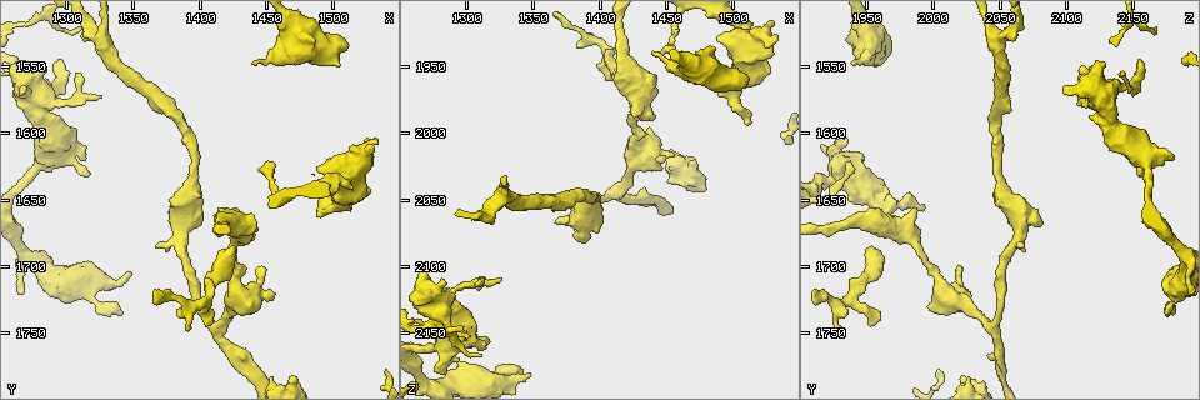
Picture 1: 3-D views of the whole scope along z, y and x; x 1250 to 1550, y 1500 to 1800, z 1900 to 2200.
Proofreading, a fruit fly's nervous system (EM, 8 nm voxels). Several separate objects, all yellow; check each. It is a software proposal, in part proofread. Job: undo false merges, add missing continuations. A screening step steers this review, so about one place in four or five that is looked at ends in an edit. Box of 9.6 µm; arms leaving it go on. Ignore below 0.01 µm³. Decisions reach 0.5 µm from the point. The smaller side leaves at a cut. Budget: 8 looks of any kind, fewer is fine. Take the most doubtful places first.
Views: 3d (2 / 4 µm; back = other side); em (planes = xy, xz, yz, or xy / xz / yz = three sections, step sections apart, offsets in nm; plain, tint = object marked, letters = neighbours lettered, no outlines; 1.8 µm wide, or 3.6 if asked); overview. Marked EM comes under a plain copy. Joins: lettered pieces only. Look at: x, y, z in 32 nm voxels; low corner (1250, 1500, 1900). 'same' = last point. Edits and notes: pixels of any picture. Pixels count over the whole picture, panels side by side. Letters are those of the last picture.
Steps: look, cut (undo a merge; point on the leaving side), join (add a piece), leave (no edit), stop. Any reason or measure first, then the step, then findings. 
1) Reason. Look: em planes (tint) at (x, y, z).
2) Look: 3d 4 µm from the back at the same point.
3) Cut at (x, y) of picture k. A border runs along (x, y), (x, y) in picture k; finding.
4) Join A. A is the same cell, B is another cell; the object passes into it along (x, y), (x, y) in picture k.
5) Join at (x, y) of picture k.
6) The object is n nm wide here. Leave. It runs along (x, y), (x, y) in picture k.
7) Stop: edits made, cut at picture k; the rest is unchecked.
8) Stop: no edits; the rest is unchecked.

Look: em xz step 16 (tint) at (1500, 1652, 1964).

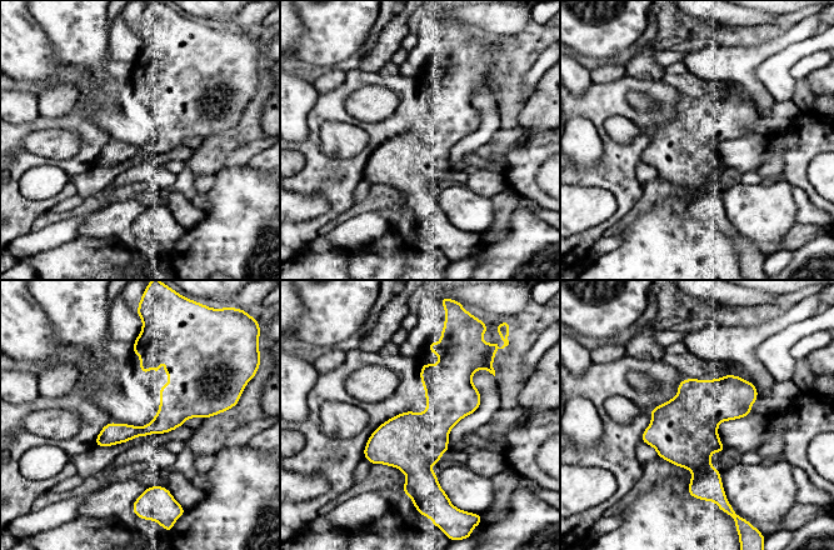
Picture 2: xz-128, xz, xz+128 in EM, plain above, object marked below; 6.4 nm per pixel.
Look: em planes (letters) at the same point.

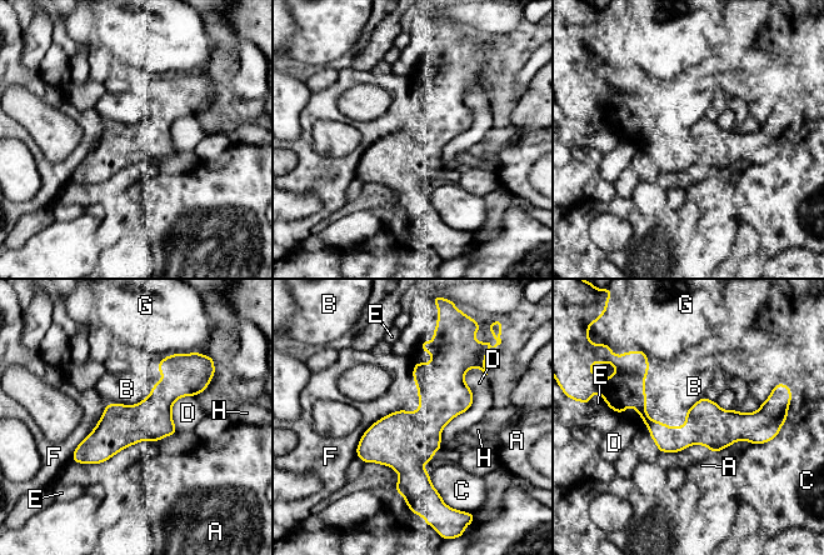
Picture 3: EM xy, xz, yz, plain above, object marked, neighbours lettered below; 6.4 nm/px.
Leave. A, B, C, D, E, F, G and H are other cells; one neuron here.

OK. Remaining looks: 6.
Long arm stops here. Look: em yz step 16 (letters) at (1452, 1620, 1936).

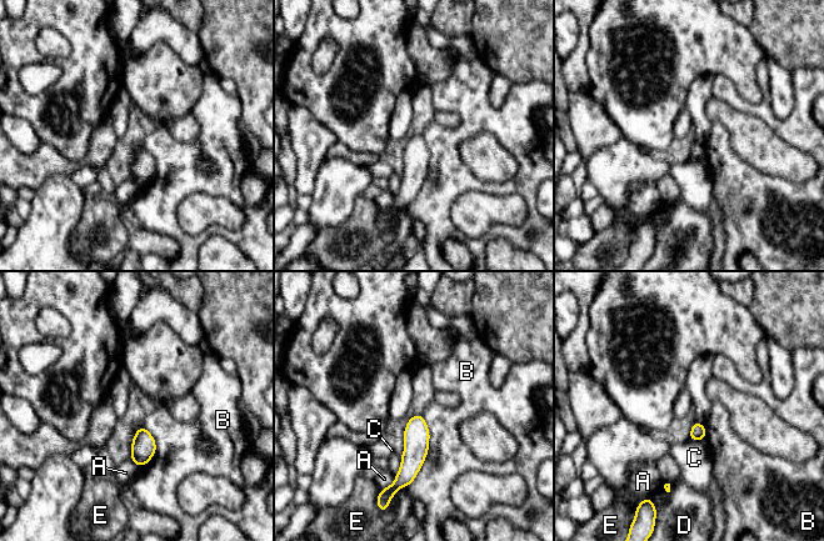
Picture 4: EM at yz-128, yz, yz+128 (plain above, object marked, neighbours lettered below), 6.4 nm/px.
The longest contact is with B, 480 nm. Leave. A, B, C, D and E are other cells; none of them fits.

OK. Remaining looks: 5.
Stops while still wide. Look: 3d 4 µm from the back at (1472, 1784, 2020).

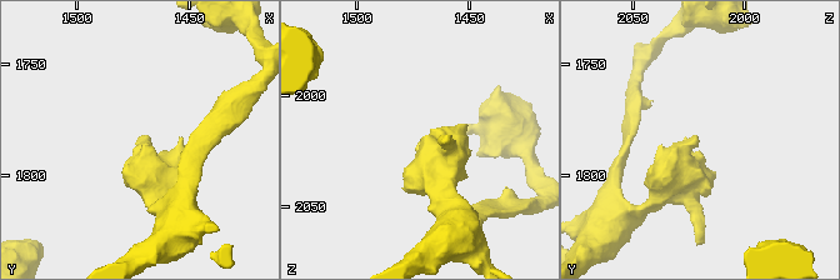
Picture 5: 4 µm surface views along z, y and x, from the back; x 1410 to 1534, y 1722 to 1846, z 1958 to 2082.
The arms are 440, 550 nm wide. Look: em planes (letters) at (1470, 1782, 2020).

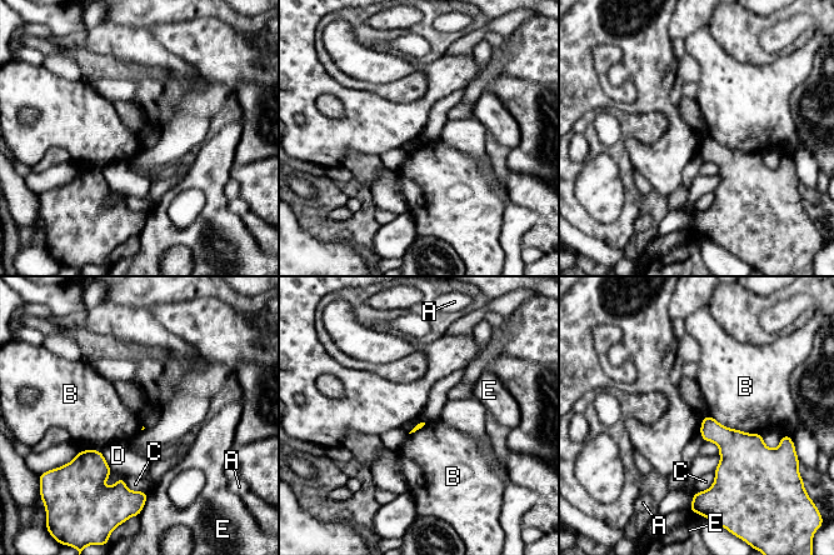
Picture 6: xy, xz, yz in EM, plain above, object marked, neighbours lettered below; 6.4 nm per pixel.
Leave. A, B, C, D and E are other cells; a border runs along (709, 414), (727, 426), (760, 434) in picture 6; none of them fits.

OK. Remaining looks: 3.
Stop: no edits; the rest is unchecked.

